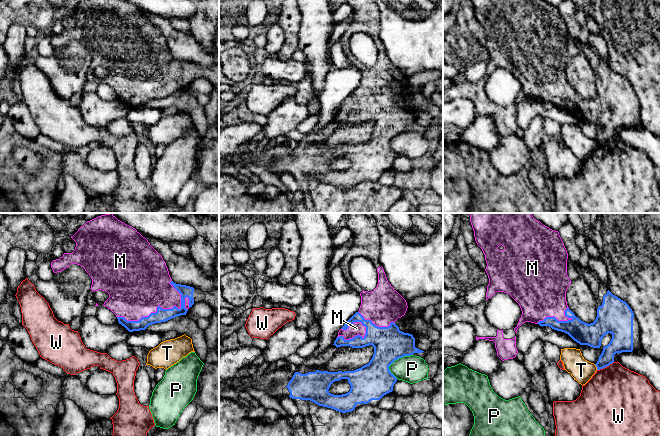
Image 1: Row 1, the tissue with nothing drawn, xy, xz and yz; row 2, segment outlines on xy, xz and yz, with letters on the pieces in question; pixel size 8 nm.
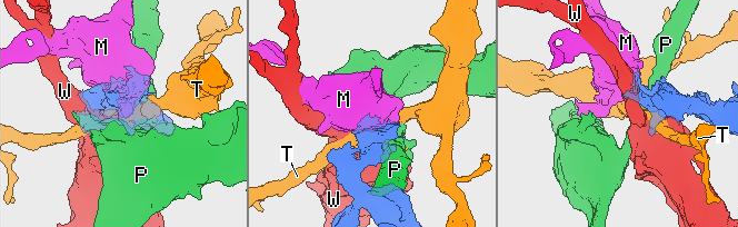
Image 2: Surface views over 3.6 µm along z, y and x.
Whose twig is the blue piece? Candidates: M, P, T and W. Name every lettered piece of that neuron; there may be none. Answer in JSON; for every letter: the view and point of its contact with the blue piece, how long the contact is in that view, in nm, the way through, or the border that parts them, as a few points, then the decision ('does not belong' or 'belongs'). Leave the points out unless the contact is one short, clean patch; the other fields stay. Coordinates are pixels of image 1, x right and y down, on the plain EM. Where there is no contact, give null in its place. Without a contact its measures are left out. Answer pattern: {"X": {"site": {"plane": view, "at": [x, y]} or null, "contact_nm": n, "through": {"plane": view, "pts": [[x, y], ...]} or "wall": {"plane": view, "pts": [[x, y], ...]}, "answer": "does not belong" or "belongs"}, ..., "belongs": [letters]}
{"M": {"site": {"plane": "xy", "at": [157, 87]}, "contact_nm": 550, "answer": "belongs"}, "P": {"site": {"plane": "xz", "at": [394, 136]}, "contact_nm": 240, "wall": {"plane": "xz", "pts": [[412, 130], [399, 133], [389, 142], [389, 147], [396, 154]]}, "answer": "does not belong"}, "T": {"site": {"plane": "yz", "at": [596, 142]}, "contact_nm": 50, "wall": {"plane": "yz", "pts": [[594, 140], [597, 145]]}, "answer": "does not belong"}, "W": {"site": {"plane": "yz", "at": [605, 142]}, "contact_nm": 150, "answer": "does not belong"}, "belongs": ["M"]}

